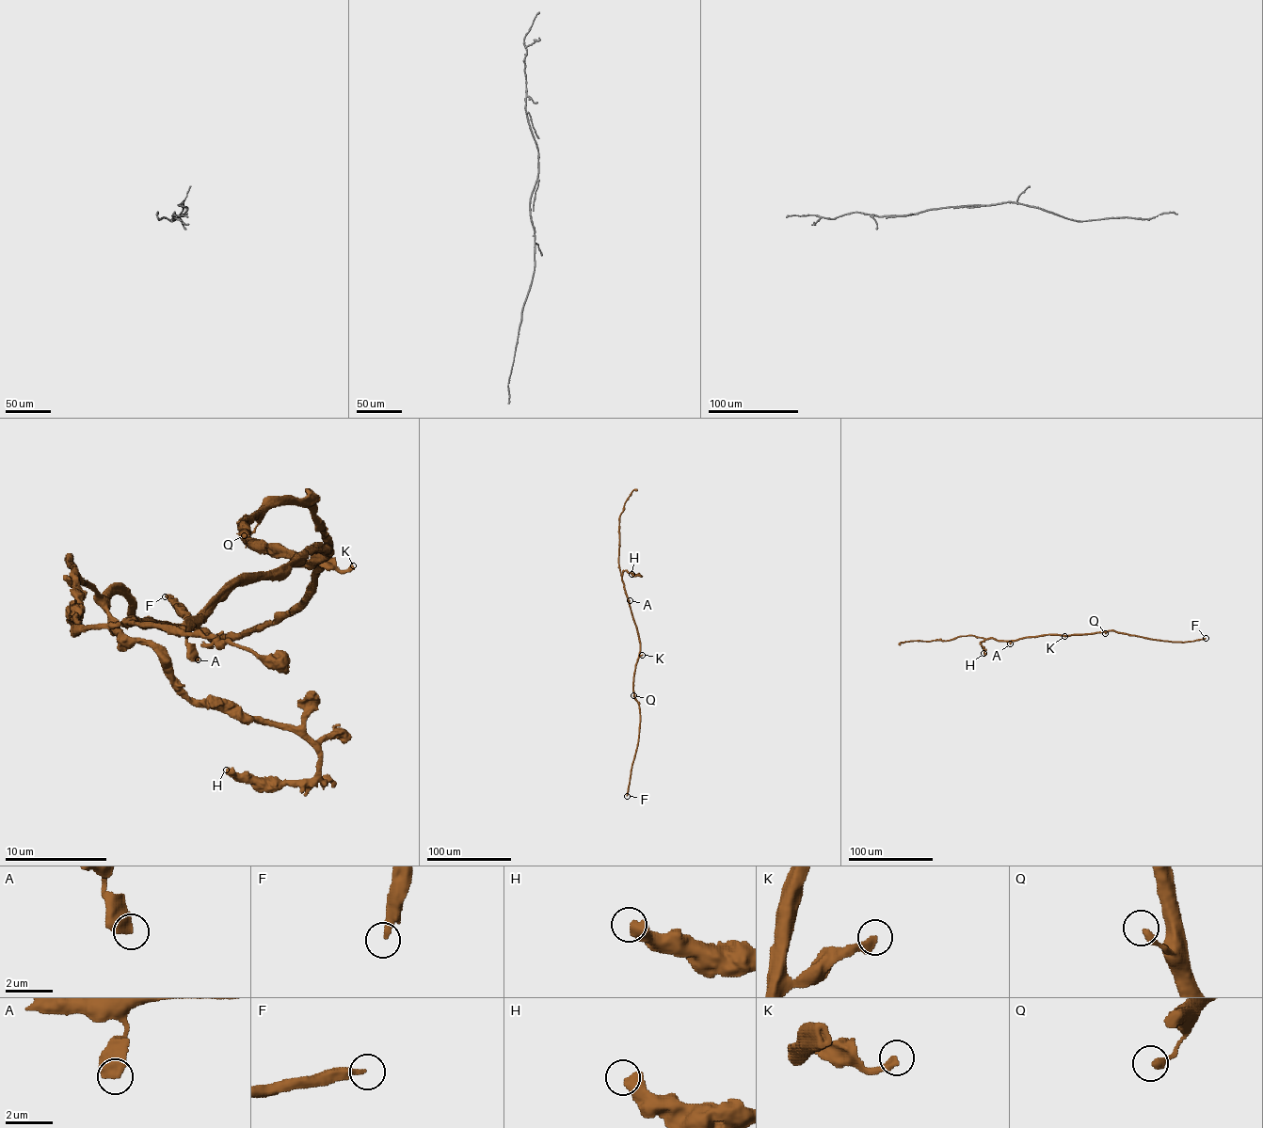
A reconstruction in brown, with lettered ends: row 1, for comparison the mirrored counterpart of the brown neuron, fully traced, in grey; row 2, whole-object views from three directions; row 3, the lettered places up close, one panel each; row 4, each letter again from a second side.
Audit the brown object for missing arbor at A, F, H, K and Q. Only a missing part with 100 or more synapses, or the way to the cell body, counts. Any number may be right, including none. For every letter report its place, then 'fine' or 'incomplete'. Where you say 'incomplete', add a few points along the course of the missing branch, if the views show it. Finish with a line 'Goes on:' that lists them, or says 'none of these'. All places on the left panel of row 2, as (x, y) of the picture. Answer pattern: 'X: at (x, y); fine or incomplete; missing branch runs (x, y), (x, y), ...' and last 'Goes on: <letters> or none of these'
A: at (198, 659); fine
F: at (165, 596); incomplete; missing branch runs (165, 596), (147, 581), (111, 579), (45, 616), (29, 586), (45, 591), (38, 583), (24, 614)
H: at (226, 770); fine
K: at (353, 565); fine
Q: at (244, 535); fine
Goes on: F

